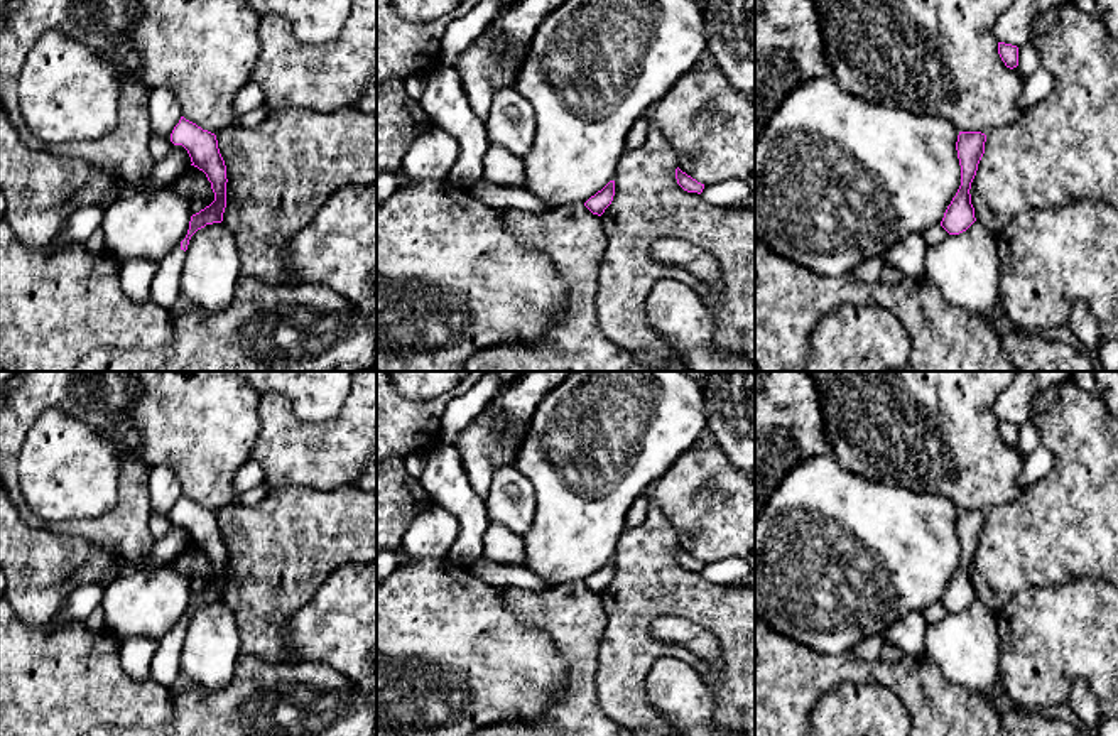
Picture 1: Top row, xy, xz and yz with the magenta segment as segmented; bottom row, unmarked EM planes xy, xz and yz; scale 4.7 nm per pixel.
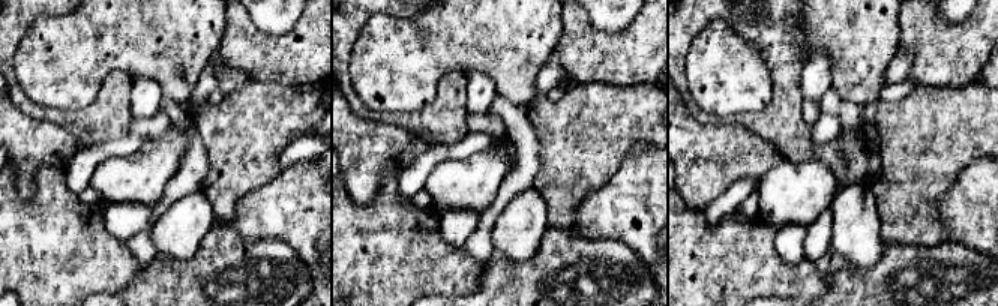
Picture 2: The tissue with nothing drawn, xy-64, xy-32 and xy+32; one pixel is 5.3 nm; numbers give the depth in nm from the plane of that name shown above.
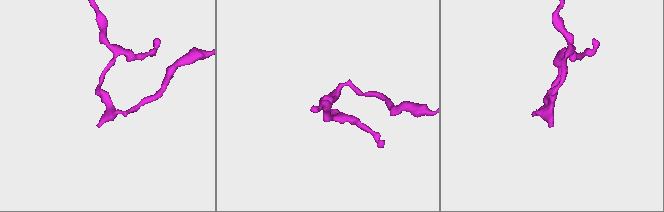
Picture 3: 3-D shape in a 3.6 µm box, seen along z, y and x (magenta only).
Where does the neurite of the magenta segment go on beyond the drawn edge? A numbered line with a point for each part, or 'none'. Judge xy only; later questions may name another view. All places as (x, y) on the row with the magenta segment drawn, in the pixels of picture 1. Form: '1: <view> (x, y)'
1: xy (164, 291)

